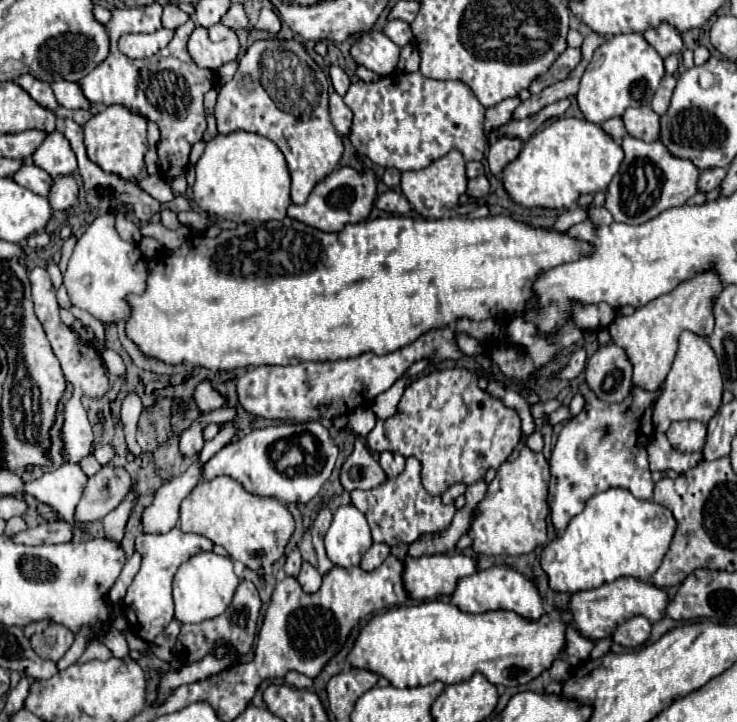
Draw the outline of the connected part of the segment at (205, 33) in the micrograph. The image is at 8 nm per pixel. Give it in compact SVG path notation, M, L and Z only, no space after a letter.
M221 23L207 29L197 25L189 37L189 53L199 67L217 71L221 65L237 59L239 39L233 29Z

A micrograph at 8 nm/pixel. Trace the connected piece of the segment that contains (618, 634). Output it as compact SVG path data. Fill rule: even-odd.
M635 615L617 627L617 631L613 633L613 641L623 647L641 647L649 639L649 633L651 633L649 619Z

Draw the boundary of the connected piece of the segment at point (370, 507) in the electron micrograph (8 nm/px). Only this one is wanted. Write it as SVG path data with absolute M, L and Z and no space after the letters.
M415 457L407 459L405 471L397 477L387 479L375 489L369 491L353 491L351 493L351 503L365 513L373 541L375 543L385 543L389 547L397 547L401 543L411 545L419 541L423 535L437 535L449 529L449 521L455 515L455 505L445 505L439 495L431 495L425 491L421 483L421 461Z

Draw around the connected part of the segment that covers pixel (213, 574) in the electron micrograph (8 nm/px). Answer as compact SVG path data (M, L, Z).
M197 553L185 561L173 577L173 601L175 619L179 623L201 623L221 615L239 585L239 577L233 573L233 561L215 553Z

